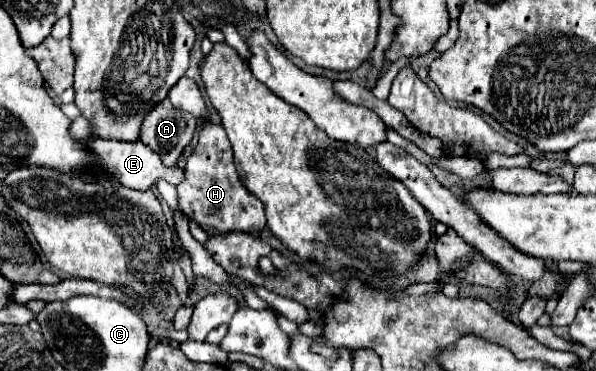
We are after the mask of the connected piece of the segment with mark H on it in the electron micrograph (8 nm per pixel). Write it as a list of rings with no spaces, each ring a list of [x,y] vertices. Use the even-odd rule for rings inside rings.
[[[208,123],[200,131],[198,147],[192,153],[192,157],[186,161],[184,173],[186,173],[184,181],[176,187],[180,207],[186,215],[196,219],[208,235],[228,233],[228,231],[244,231],[244,233],[260,235],[260,231],[266,227],[262,201],[252,193],[248,193],[248,189],[242,185],[234,169],[232,149],[224,133],[224,127]]]

